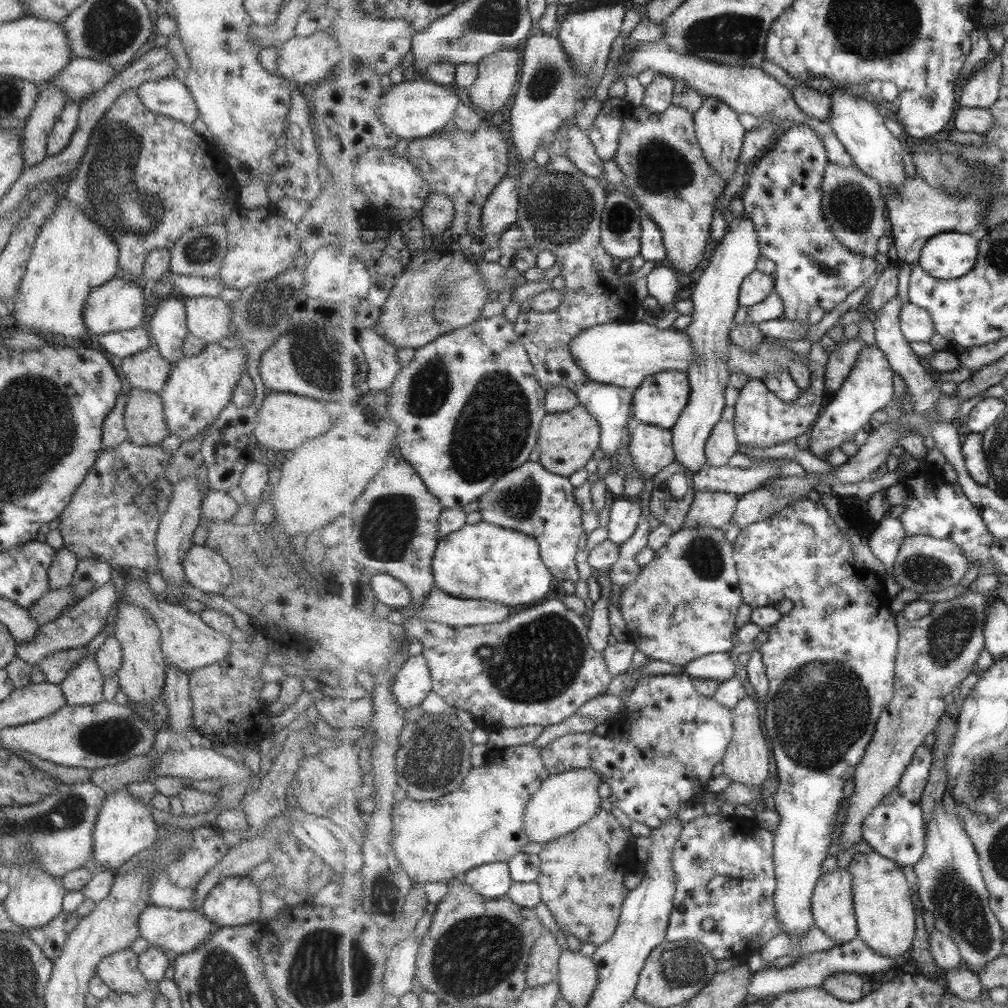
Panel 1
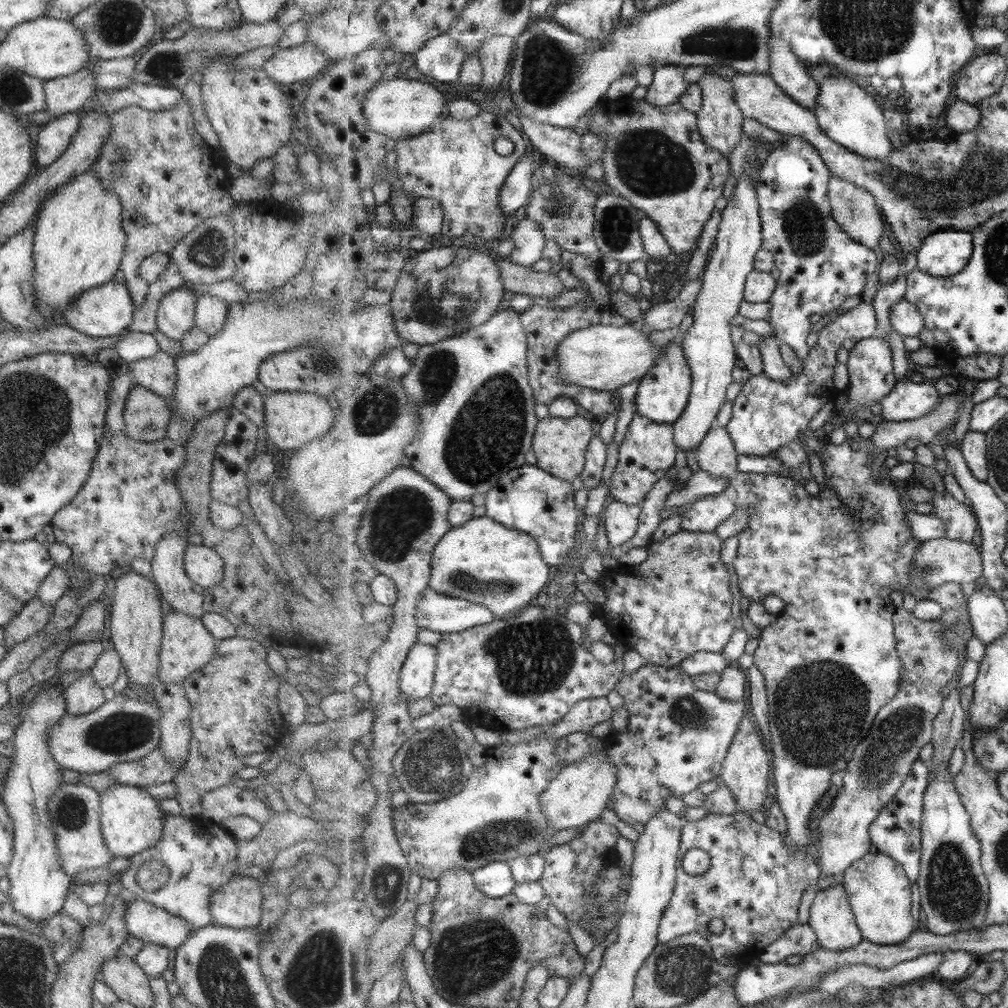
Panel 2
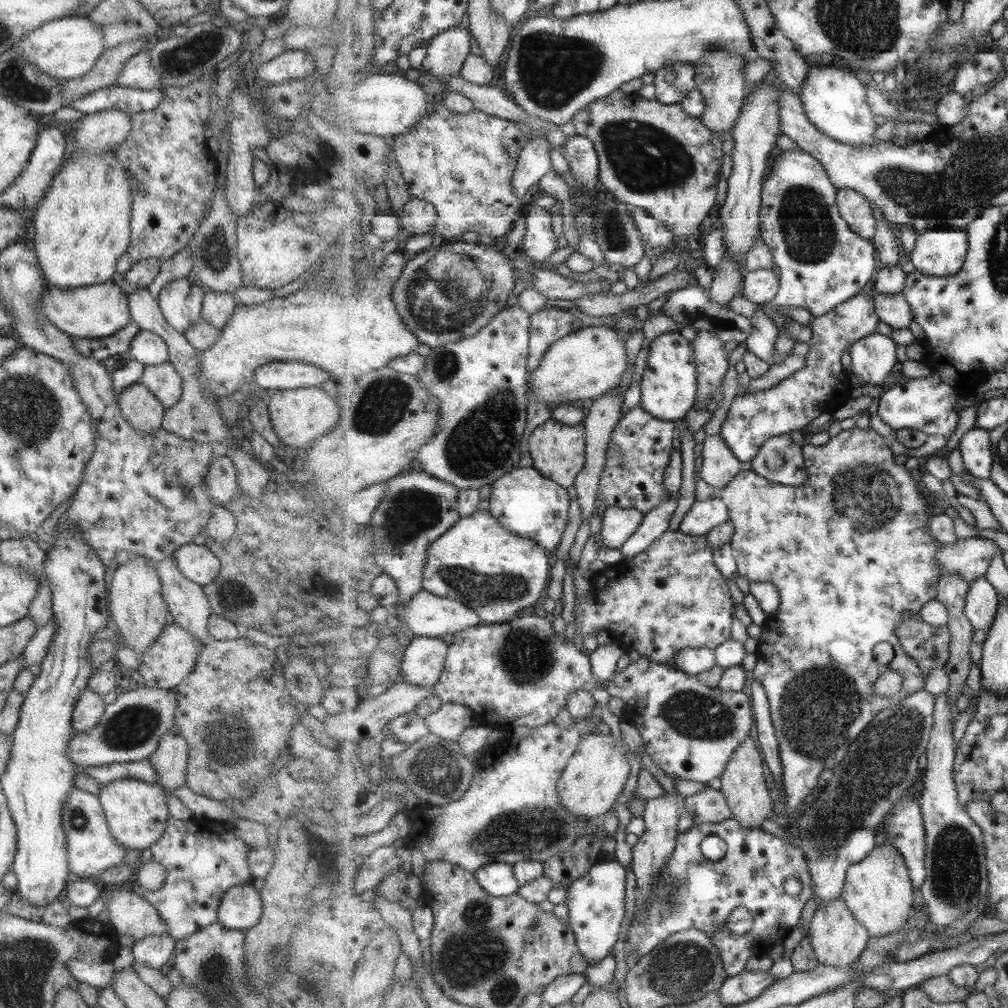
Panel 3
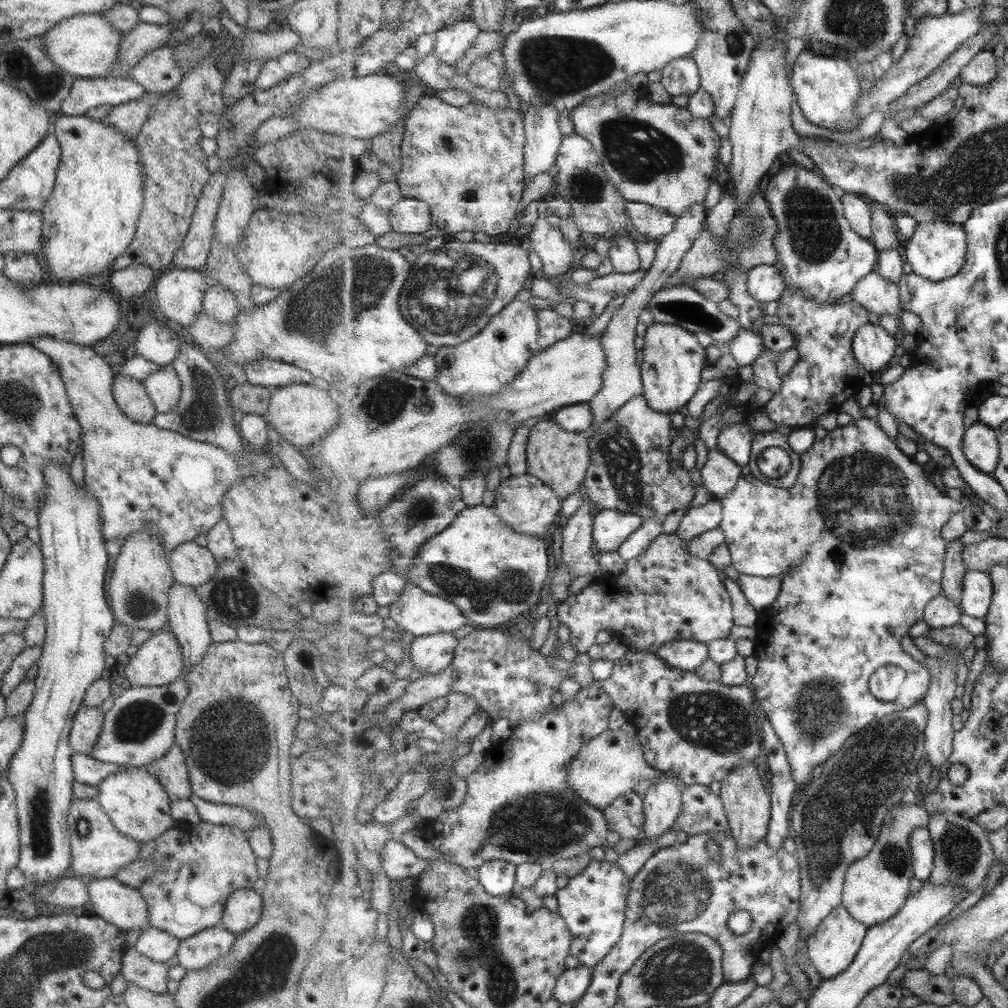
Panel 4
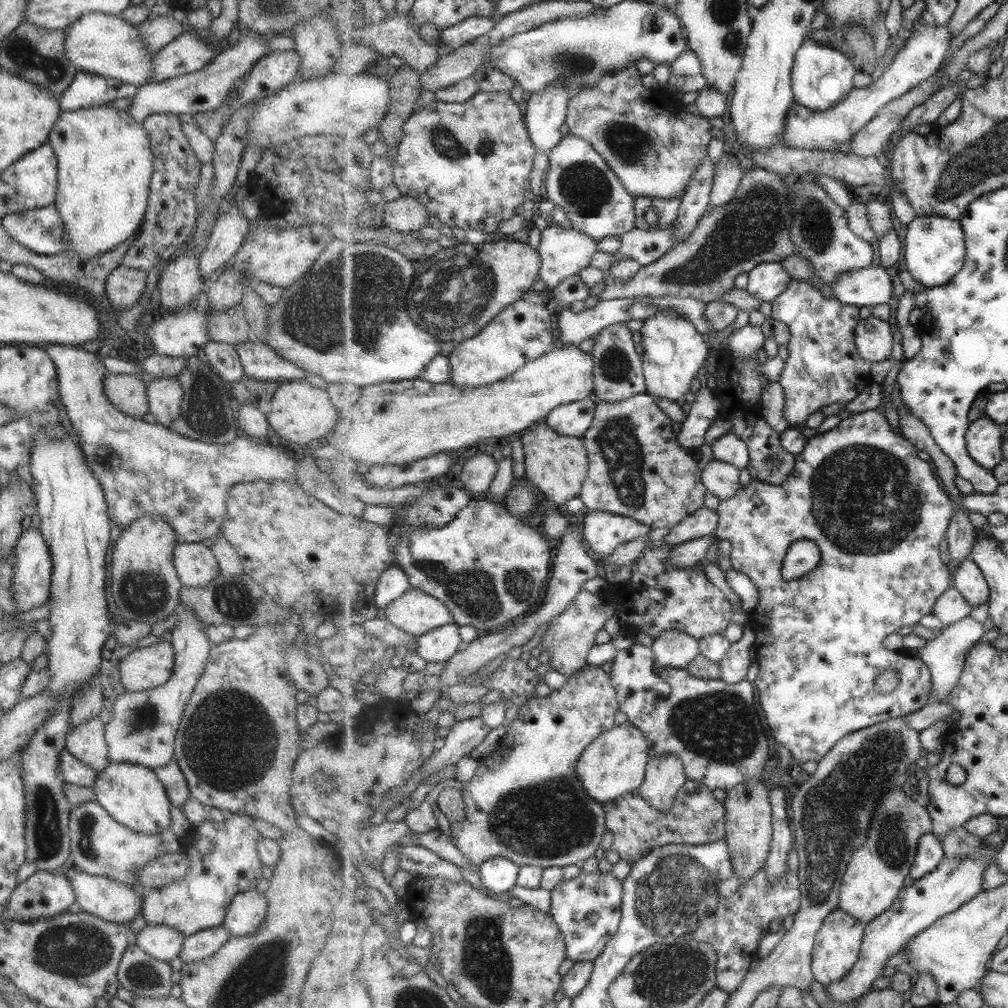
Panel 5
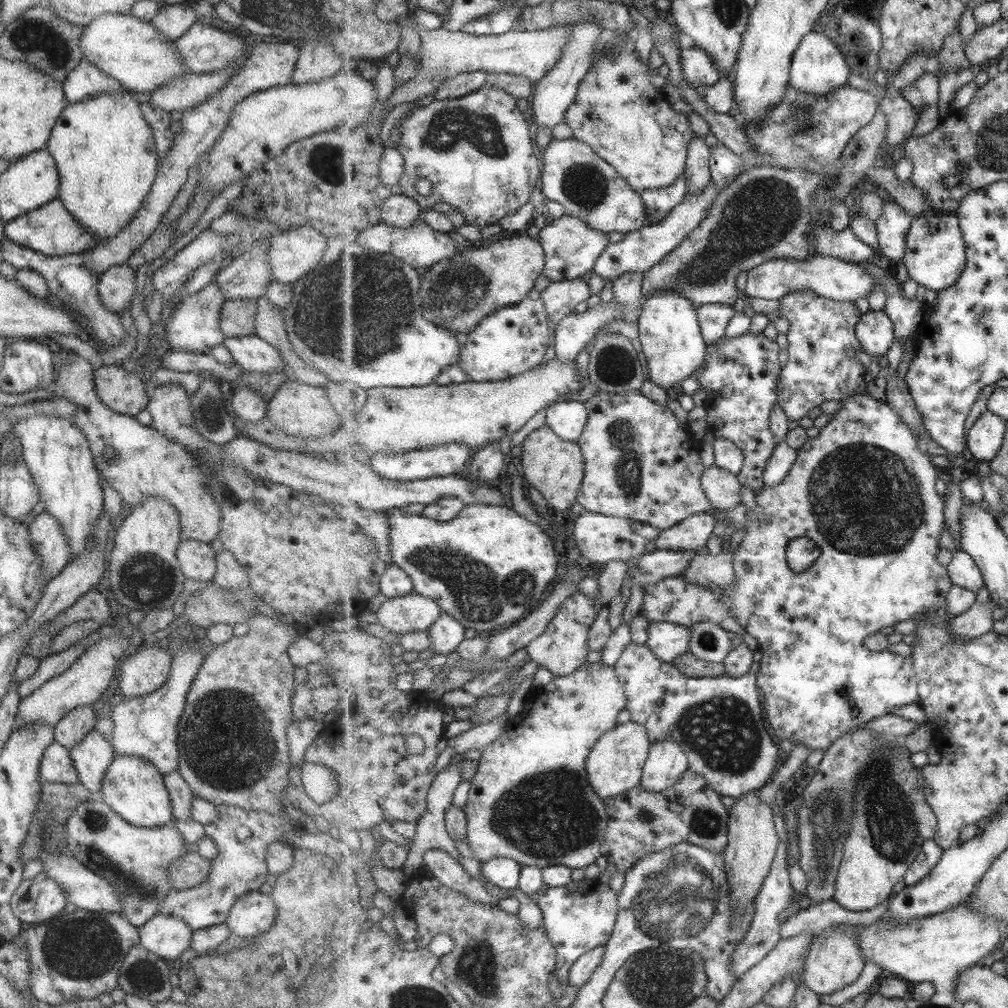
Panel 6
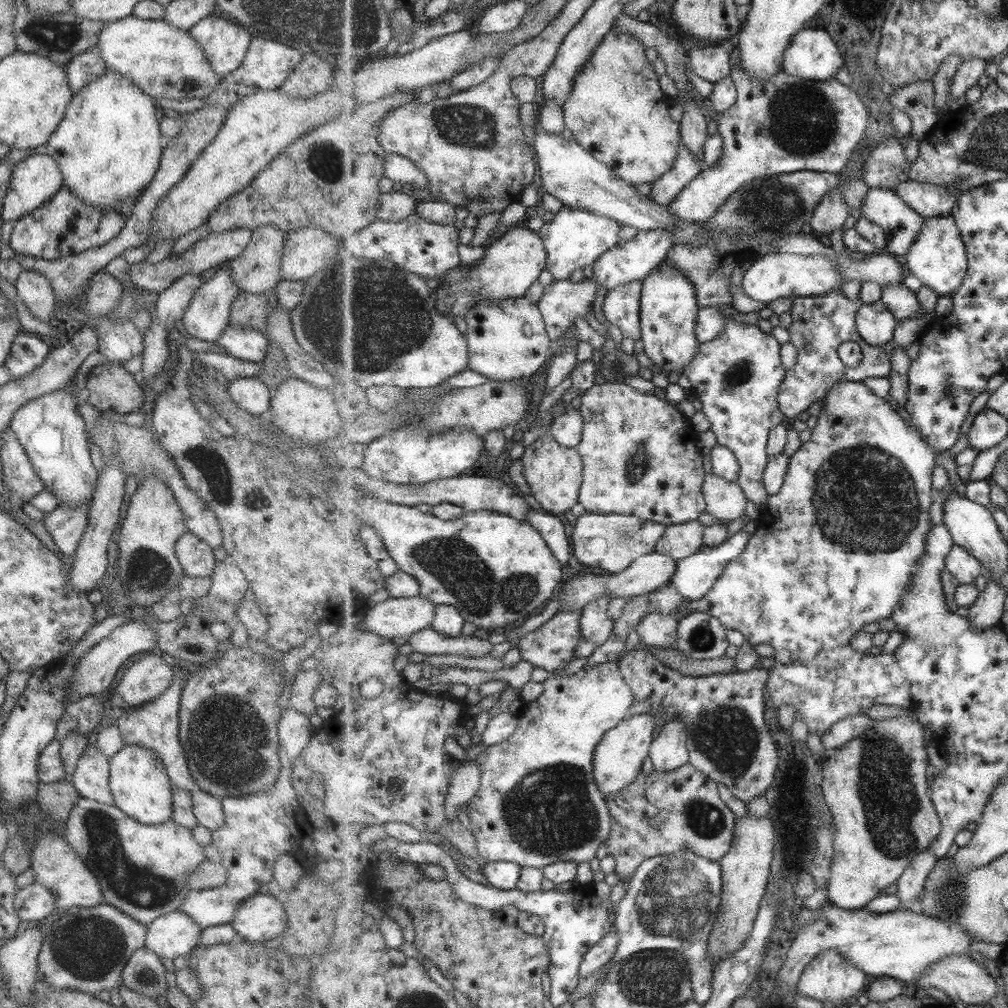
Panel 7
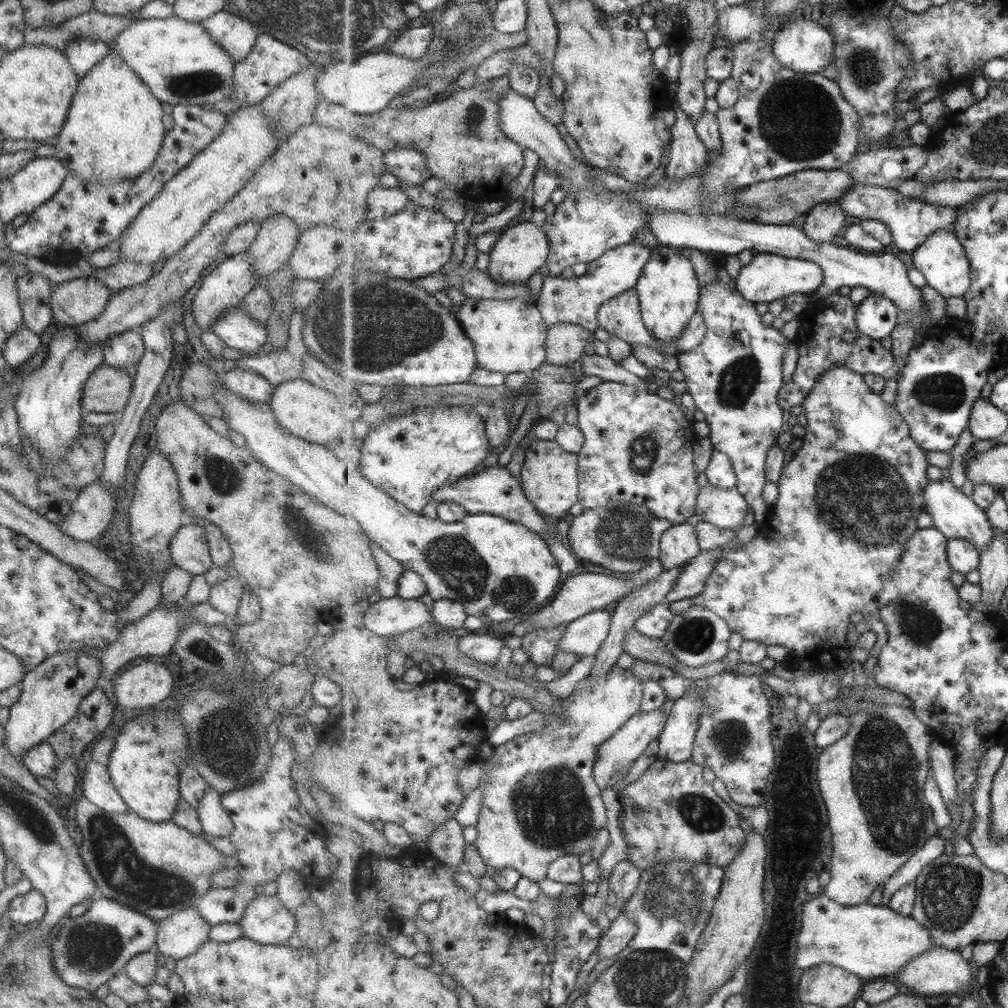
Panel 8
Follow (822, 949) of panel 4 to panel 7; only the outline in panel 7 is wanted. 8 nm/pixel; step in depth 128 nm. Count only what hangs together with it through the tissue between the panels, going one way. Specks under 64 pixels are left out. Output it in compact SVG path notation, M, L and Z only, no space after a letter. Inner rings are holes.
M828 950L820 954L813 962L810 962L810 965L804 970L798 984L797 995L809 997L821 1003L838 1002L841 1004L845 1000L855 998L863 993L870 980L867 973L859 970L842 954L839 954L836 950Z

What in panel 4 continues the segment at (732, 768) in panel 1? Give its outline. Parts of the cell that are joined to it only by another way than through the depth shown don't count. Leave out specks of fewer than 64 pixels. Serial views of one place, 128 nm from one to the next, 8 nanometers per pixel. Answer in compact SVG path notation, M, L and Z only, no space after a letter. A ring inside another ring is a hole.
M746 760L742 766L734 770L729 777L721 783L723 805L730 821L730 832L738 843L738 848L754 848L762 840L766 840L770 832L772 819L772 798L769 790L763 786L763 780L757 772L756 764Z

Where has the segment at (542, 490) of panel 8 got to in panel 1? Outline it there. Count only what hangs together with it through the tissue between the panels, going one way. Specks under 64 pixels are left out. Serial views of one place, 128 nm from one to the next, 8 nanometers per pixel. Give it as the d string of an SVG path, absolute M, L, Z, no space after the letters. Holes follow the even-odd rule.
M582 404L567 412L548 414L543 419L538 438L539 461L553 474L569 477L573 472L585 468L594 458L594 452L601 448L601 437L602 426Z

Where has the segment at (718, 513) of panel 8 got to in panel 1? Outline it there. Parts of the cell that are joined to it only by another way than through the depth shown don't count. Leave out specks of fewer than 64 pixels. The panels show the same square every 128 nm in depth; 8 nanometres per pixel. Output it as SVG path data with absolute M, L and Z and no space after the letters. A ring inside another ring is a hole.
M721 420L715 426L706 446L707 462L711 466L727 466L739 452L738 441L733 422Z

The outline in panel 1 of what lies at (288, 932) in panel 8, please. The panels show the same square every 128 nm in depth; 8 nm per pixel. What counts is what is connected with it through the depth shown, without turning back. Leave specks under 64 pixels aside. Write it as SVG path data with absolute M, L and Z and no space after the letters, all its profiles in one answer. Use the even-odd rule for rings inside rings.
M244 875L220 880L204 896L200 911L218 927L248 925L260 915L261 886Z

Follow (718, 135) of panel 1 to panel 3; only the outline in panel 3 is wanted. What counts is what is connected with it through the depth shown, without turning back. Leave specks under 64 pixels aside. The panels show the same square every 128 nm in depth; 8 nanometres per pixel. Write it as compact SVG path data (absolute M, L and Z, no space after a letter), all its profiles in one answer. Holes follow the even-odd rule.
M715 50L703 56L703 60L697 62L697 70L703 70L703 74L697 76L696 89L703 93L705 98L705 115L701 118L703 124L711 130L723 133L731 133L737 124L745 106L747 96L747 84L745 80L745 58L743 56L733 56L725 50Z

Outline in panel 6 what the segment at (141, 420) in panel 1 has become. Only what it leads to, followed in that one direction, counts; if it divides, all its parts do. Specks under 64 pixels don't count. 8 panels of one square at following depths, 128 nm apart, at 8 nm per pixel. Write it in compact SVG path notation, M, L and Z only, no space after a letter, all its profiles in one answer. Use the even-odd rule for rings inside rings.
M101 364L94 366L92 373L97 398L107 408L132 417L146 408L148 398L143 389L144 381L135 370Z

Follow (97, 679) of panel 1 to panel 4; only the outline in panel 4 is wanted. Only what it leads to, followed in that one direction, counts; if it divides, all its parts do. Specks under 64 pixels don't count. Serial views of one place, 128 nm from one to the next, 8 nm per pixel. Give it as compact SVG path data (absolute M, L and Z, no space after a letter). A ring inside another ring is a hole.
M81 706L75 713L68 734L68 745L73 753L90 756L101 732L104 712L99 706Z

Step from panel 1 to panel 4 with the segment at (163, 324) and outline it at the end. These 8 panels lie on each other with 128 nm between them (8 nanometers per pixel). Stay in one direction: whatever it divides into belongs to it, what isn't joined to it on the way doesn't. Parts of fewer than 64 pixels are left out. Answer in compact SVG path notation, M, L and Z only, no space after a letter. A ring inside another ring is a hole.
M174 268L158 273L155 294L164 320L179 329L193 324L202 312L202 298L209 285L198 269Z

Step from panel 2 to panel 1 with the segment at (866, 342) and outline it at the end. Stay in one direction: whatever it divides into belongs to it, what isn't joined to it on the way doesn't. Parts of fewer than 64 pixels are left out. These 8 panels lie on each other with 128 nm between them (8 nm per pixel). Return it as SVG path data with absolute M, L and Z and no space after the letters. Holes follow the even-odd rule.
M876 344L866 345L859 353L856 365L851 371L846 384L843 385L832 397L823 414L811 428L809 439L809 452L817 458L827 462L827 454L833 448L839 448L845 440L853 440L853 436L859 430L868 431L873 426L871 416L891 405L896 398L894 376L896 372L892 368L886 354Z

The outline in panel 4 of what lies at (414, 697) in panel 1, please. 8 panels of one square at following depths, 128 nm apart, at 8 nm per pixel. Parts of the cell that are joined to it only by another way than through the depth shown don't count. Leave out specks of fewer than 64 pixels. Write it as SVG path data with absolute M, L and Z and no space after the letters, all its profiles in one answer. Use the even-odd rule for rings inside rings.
M442 632L429 636L419 636L411 643L410 657L413 667L421 670L423 675L441 674L443 670L447 670L455 659L455 652L459 646L460 639L452 632Z

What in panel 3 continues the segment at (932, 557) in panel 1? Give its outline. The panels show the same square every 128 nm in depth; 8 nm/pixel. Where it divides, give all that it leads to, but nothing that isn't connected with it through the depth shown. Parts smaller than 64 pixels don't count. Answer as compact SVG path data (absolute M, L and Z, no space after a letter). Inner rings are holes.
M969 537L960 539L955 544L943 545L937 553L937 564L943 573L957 573L971 583L977 578L986 576L987 571L993 563L993 557L999 553L999 546L993 540L986 540L984 537Z

